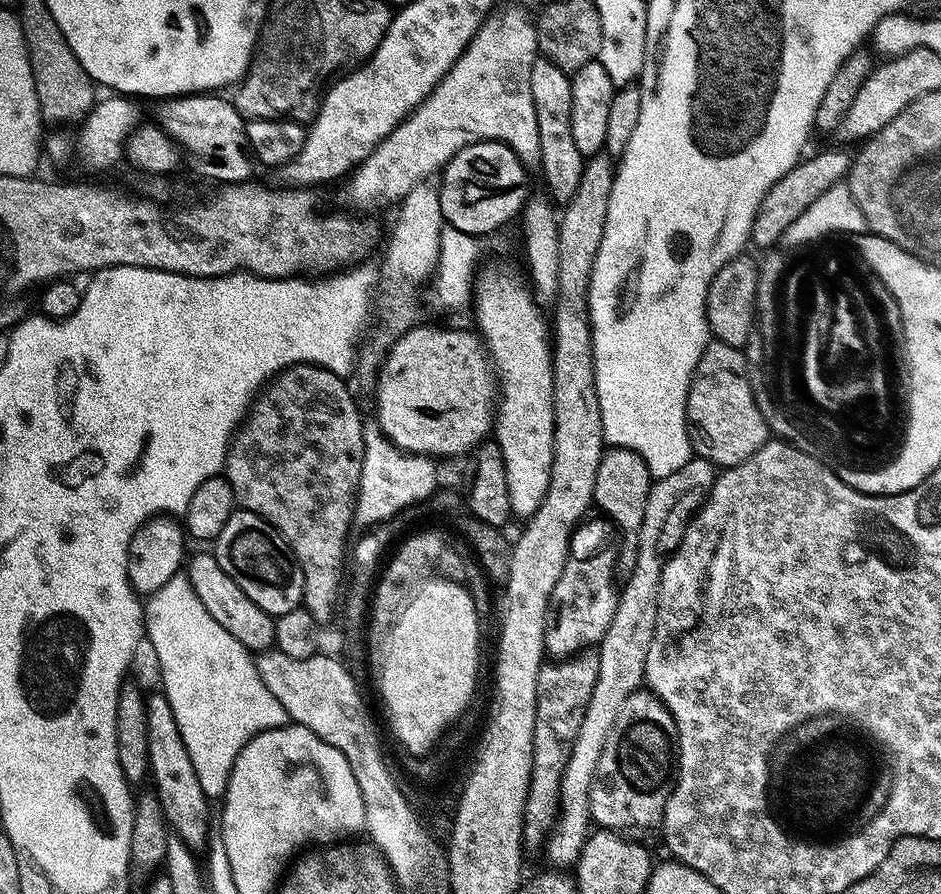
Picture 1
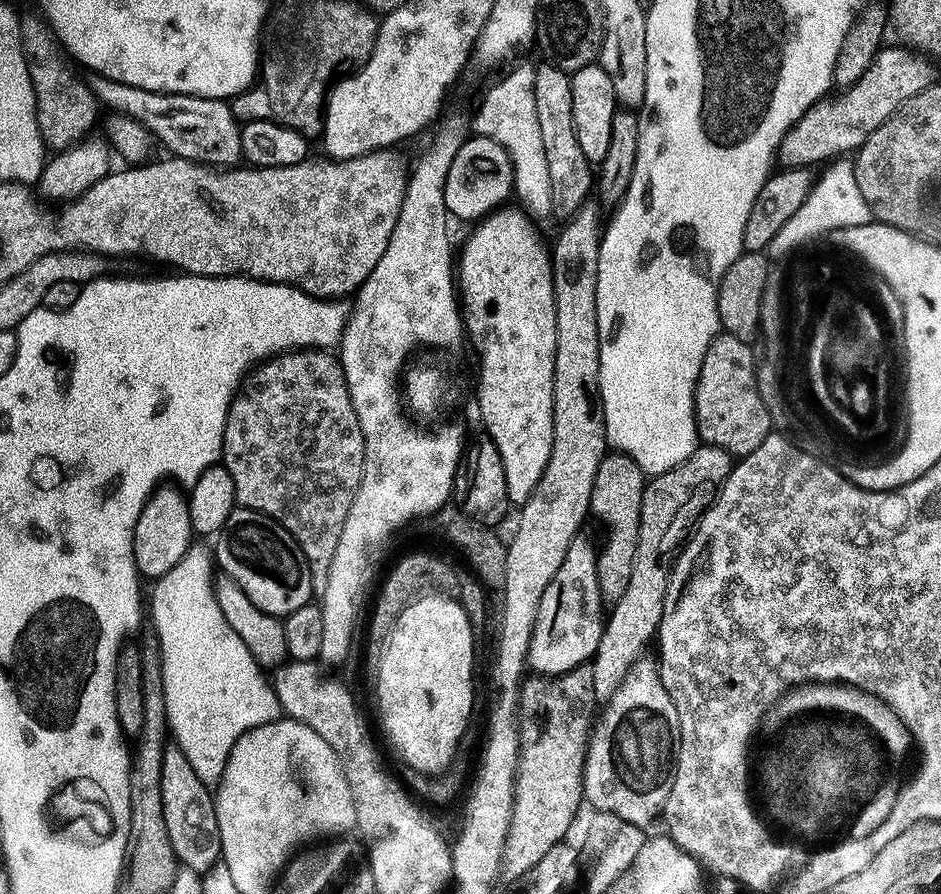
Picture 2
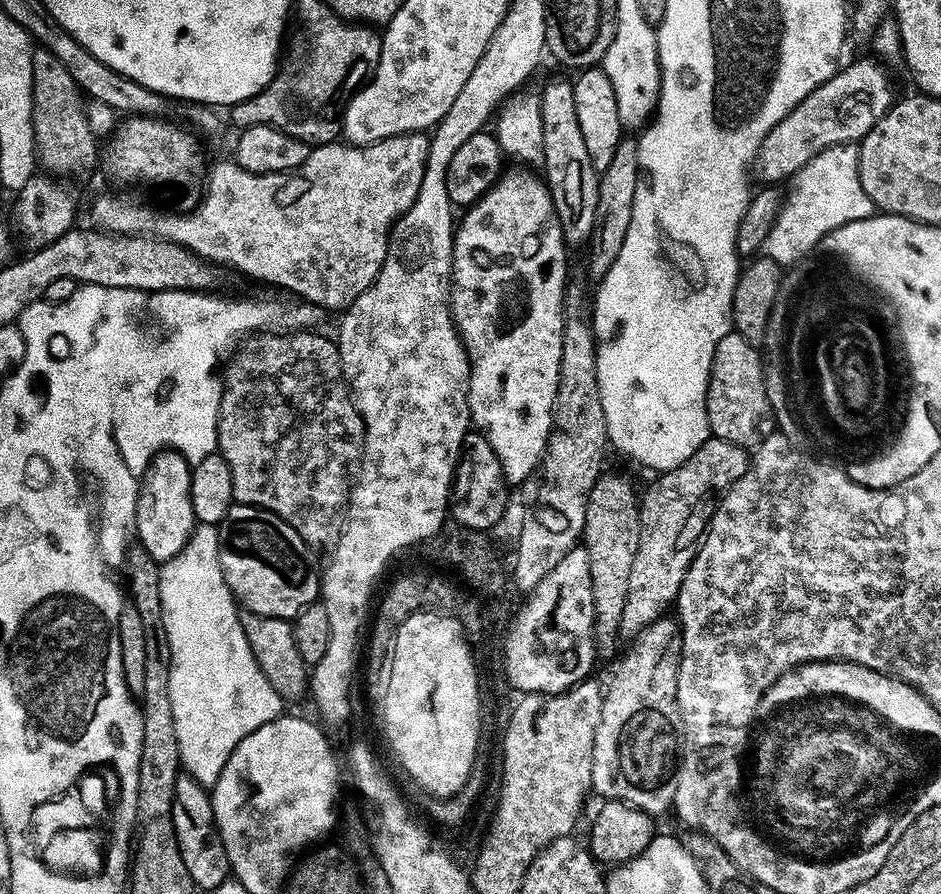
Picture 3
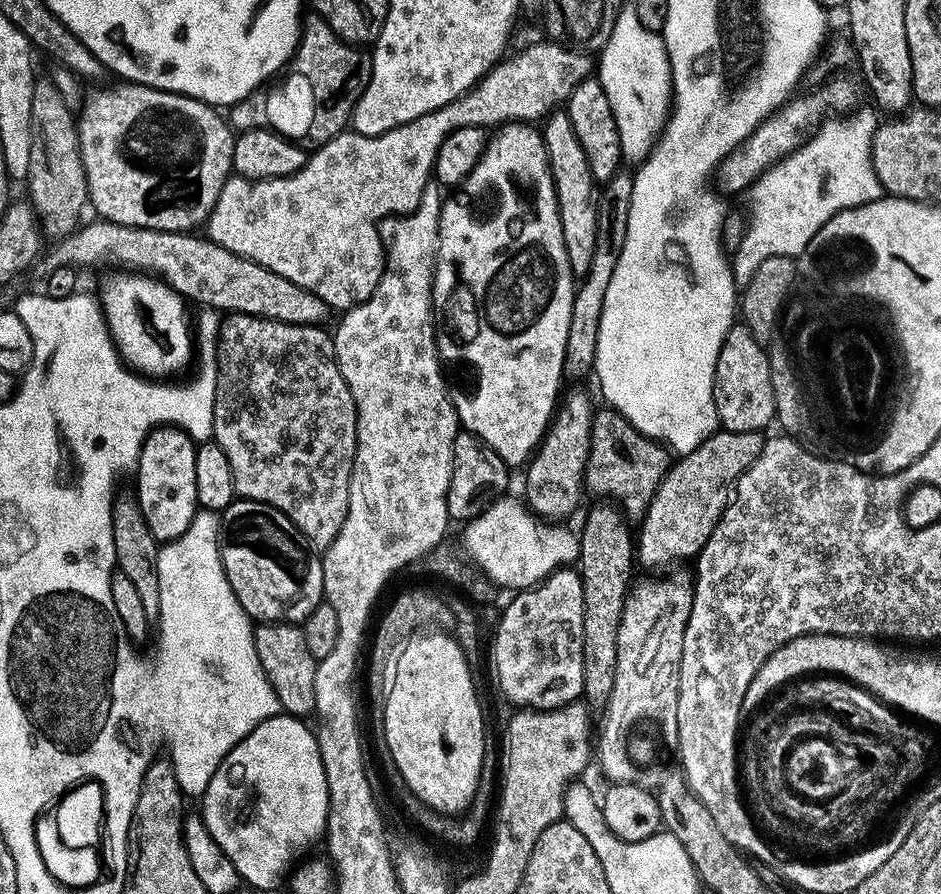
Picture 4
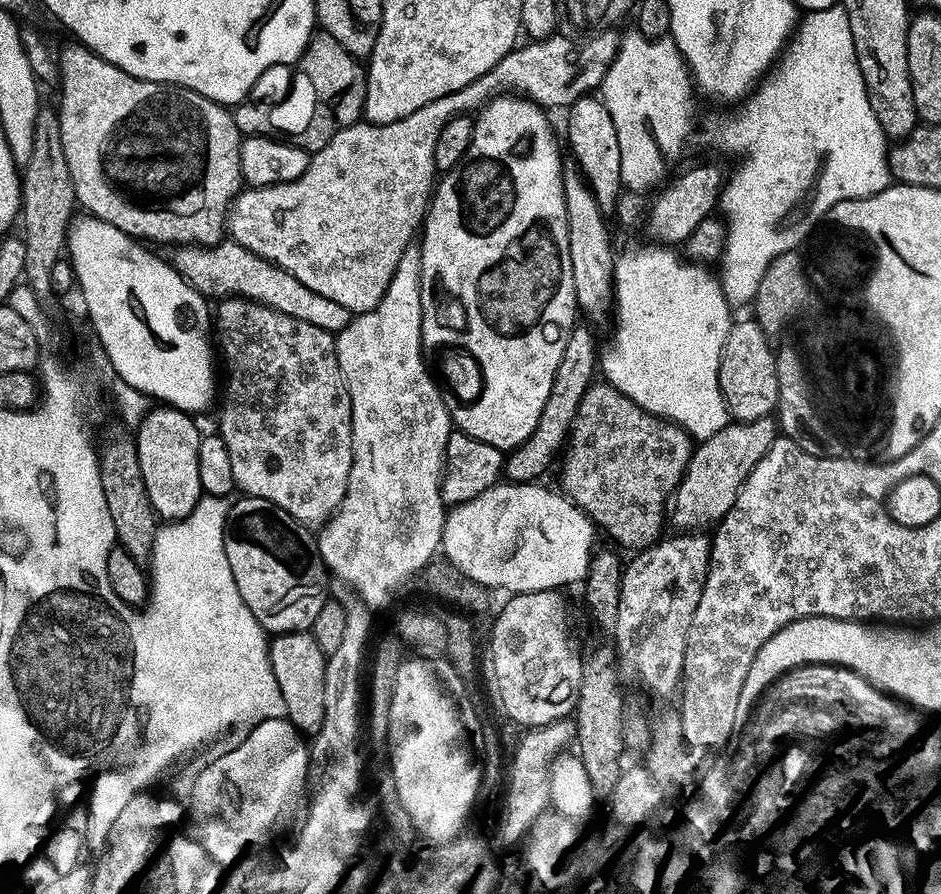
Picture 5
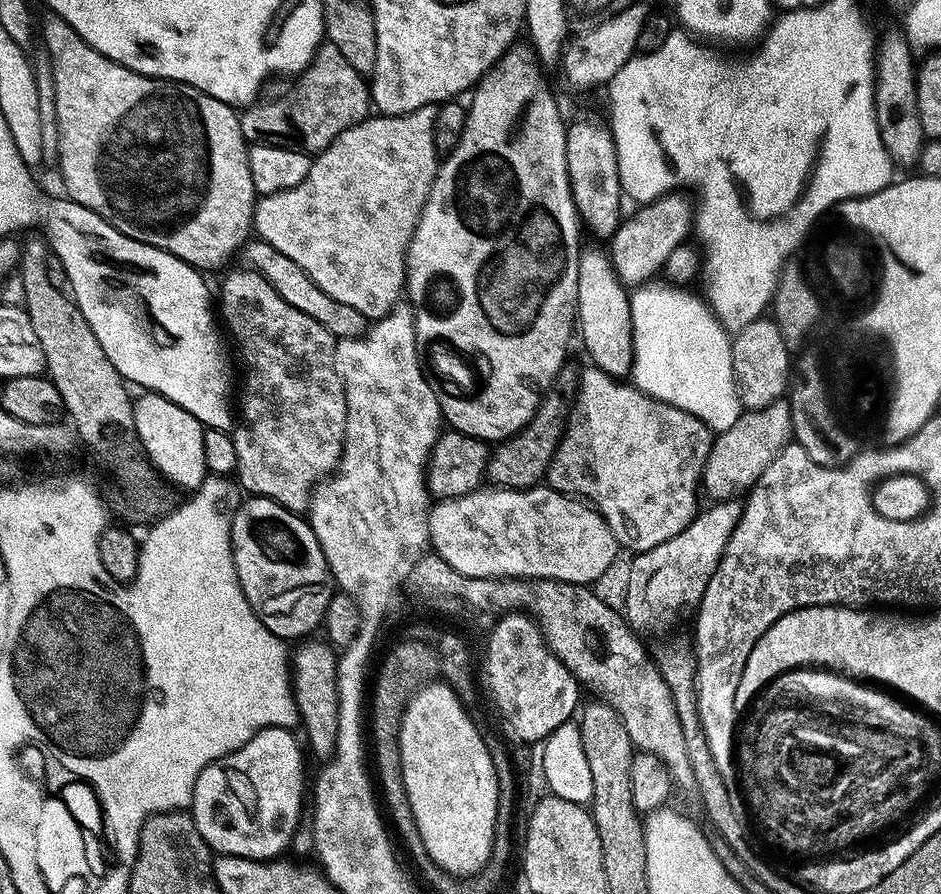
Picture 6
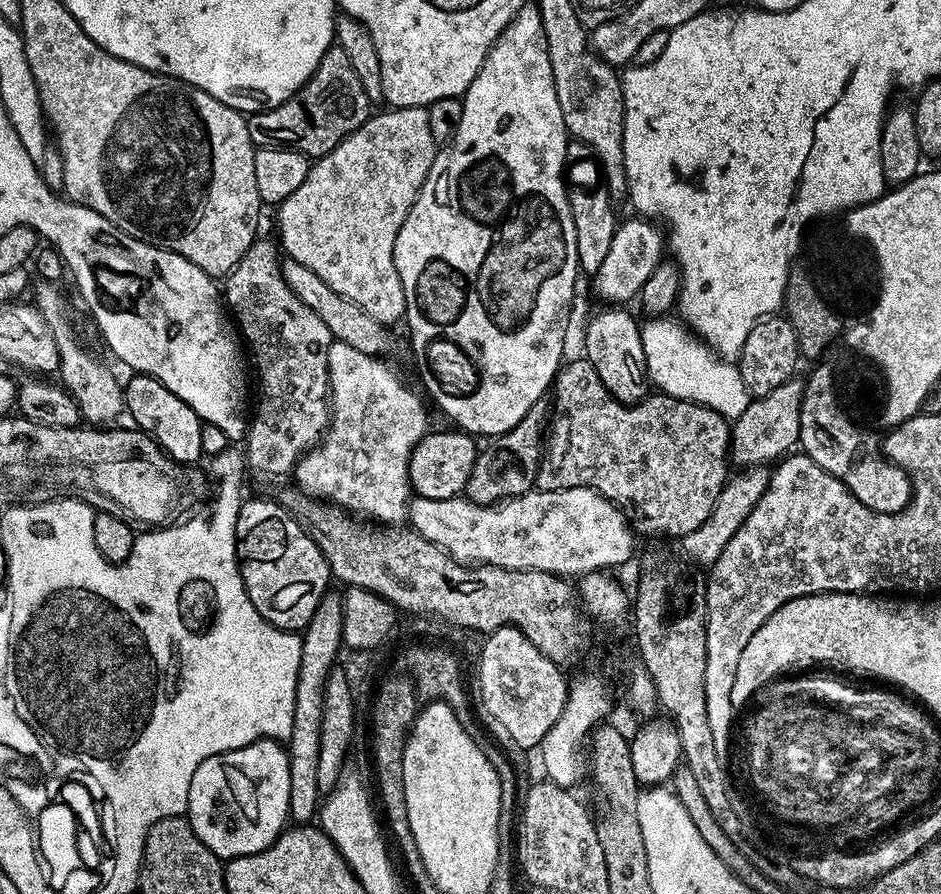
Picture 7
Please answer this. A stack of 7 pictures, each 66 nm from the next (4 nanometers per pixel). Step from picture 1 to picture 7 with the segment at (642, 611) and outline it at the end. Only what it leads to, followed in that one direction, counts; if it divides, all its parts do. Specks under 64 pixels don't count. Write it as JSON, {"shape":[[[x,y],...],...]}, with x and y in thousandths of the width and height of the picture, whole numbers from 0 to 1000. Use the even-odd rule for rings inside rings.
{"shape":[[[843,423],[818,436],[818,441],[796,446],[793,459],[789,459],[776,479],[776,515],[779,520],[787,519],[791,526],[812,521],[817,518],[815,515],[826,516],[849,498],[854,431],[853,424]]]}

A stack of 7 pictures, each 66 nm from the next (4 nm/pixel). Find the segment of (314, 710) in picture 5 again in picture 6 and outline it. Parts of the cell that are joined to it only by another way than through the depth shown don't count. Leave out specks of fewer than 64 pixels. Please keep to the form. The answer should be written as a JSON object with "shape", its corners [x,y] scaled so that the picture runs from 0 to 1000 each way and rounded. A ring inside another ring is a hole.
{"shape":[[[327,714],[318,721],[316,729],[308,734],[308,760],[310,773],[317,789],[317,801],[321,814],[332,822],[332,832],[336,837],[352,838],[357,831],[359,812],[359,772],[357,771],[358,730],[353,720],[343,715]],[[323,720],[323,721],[322,721]]]}

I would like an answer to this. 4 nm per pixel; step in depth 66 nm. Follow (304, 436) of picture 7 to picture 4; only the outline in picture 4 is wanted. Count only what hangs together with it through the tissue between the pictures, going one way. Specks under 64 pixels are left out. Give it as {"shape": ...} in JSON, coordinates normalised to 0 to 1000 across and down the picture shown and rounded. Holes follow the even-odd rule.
{"shape":[[[249,349],[239,352],[234,360],[234,371],[230,375],[230,440],[227,441],[227,450],[223,469],[225,469],[225,488],[224,491],[232,499],[236,499],[236,504],[240,507],[240,513],[244,516],[244,530],[249,530],[249,548],[252,556],[260,559],[269,559],[270,562],[278,562],[291,566],[295,570],[300,570],[300,575],[304,575],[304,579],[308,579],[308,584],[312,584],[312,588],[317,588],[317,593],[325,601],[328,609],[336,615],[348,615],[355,606],[355,602],[359,597],[359,593],[363,593],[363,584],[370,574],[370,563],[372,562],[372,539],[374,538],[374,527],[376,526],[376,517],[378,516],[378,496],[380,494],[380,468],[378,466],[378,455],[376,454],[376,445],[372,441],[372,432],[368,432],[368,423],[363,423],[363,414],[357,404],[357,383],[352,375],[344,372],[345,368],[340,365],[330,362],[305,362],[299,358],[285,358],[282,353],[264,353],[260,349]]]}

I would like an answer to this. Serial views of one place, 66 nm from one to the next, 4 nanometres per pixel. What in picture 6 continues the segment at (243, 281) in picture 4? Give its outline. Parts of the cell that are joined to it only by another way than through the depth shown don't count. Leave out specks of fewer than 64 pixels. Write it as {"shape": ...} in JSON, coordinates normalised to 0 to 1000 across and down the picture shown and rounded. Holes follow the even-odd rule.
{"shape":[[[265,267],[257,279],[258,286],[258,294],[262,299],[277,304],[283,311],[283,315],[287,315],[287,320],[291,320],[291,324],[295,324],[295,329],[300,333],[304,333],[304,338],[308,338],[308,342],[312,342],[312,347],[321,347],[321,351],[334,356],[334,360],[338,360],[338,365],[346,365],[346,369],[351,369],[351,374],[358,380],[376,380],[386,377],[387,372],[391,370],[392,358],[385,351],[380,351],[380,347],[376,347],[376,342],[367,342],[365,338],[351,333],[351,329],[346,329],[346,324],[342,324],[342,320],[335,318],[329,311],[329,306],[325,306],[325,302],[321,302],[321,298],[317,298],[317,293],[308,293],[308,289],[304,289],[304,284],[293,282],[291,275],[287,275],[282,268]]]}

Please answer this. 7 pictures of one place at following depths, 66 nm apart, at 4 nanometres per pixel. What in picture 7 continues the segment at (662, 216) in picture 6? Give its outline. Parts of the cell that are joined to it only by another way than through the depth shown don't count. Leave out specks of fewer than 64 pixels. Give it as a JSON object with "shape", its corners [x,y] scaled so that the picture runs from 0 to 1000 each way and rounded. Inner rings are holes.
{"shape":[[[688,244],[675,245],[667,246],[664,251],[662,247],[656,254],[652,271],[648,271],[648,280],[644,283],[644,293],[640,293],[638,301],[628,310],[630,324],[642,334],[642,338],[650,342],[666,341],[666,336],[675,337],[687,311],[695,306],[708,282],[707,261]]]}

